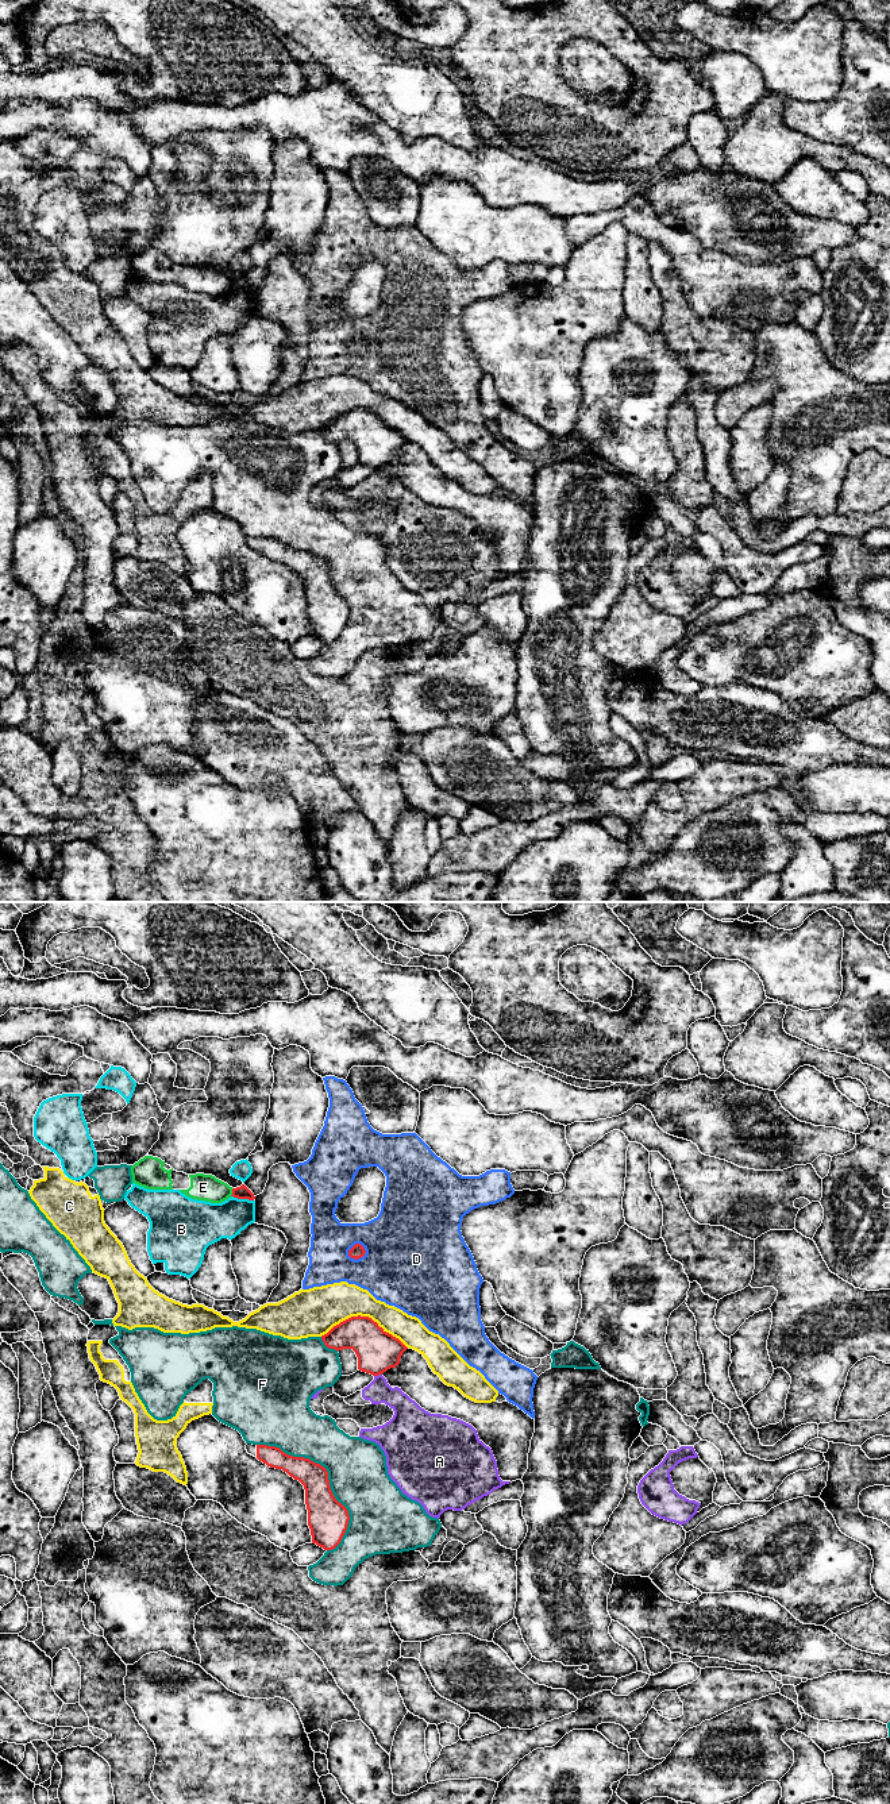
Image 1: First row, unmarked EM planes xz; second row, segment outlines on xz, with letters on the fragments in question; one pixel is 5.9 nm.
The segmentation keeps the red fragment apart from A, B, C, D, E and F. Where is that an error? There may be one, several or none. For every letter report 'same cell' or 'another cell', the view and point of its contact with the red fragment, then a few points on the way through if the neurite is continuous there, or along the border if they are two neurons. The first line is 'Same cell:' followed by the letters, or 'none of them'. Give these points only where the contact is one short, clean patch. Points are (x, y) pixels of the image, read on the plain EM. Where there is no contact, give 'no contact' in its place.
Same cell: none of them
A: another cell; contact xz (377, 467)
B: another cell; contact xz (242, 290)
C: another cell; contact xz (363, 409)
D: another cell; contact xz (357, 351)
E: another cell; contact xz (232, 285); border xz (232, 281), (230, 288)
F: another cell; contact xz (327, 567)

